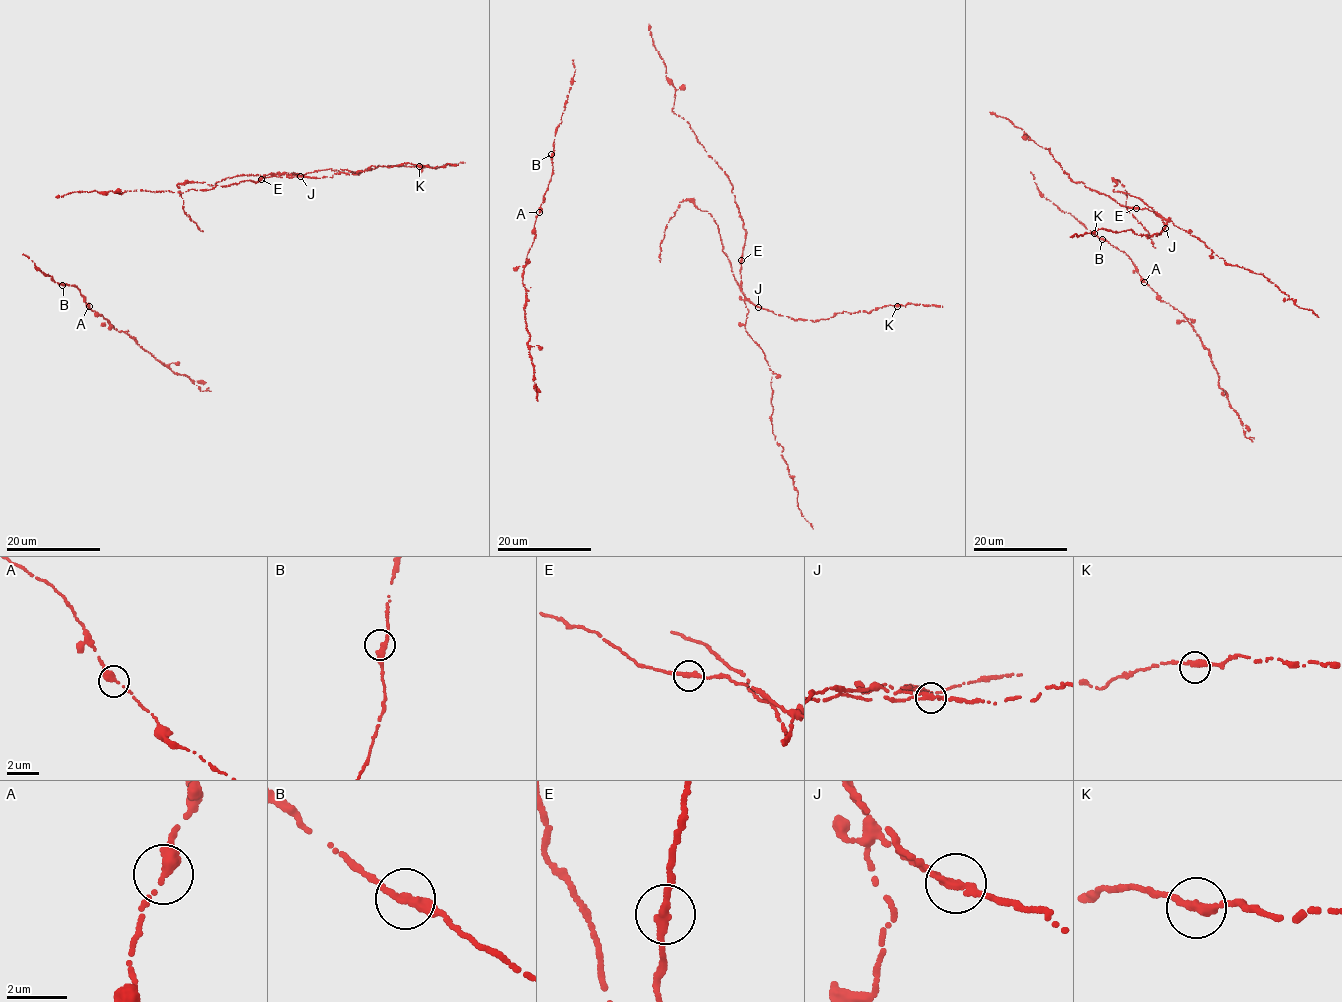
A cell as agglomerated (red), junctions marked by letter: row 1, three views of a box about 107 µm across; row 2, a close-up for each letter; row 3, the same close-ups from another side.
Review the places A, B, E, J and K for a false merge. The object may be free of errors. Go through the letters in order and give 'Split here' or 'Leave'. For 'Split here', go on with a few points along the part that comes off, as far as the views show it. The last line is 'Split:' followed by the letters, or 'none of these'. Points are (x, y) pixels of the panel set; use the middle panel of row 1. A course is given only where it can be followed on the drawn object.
A: Leave
B: Leave
E: Leave
J: Split here. Course of the part to remove: (758, 307), (743, 295), (722, 250), (718, 225), (693, 203), (679, 202), (669, 219), (659, 246), (660, 262)
K: Leave
Split: J

